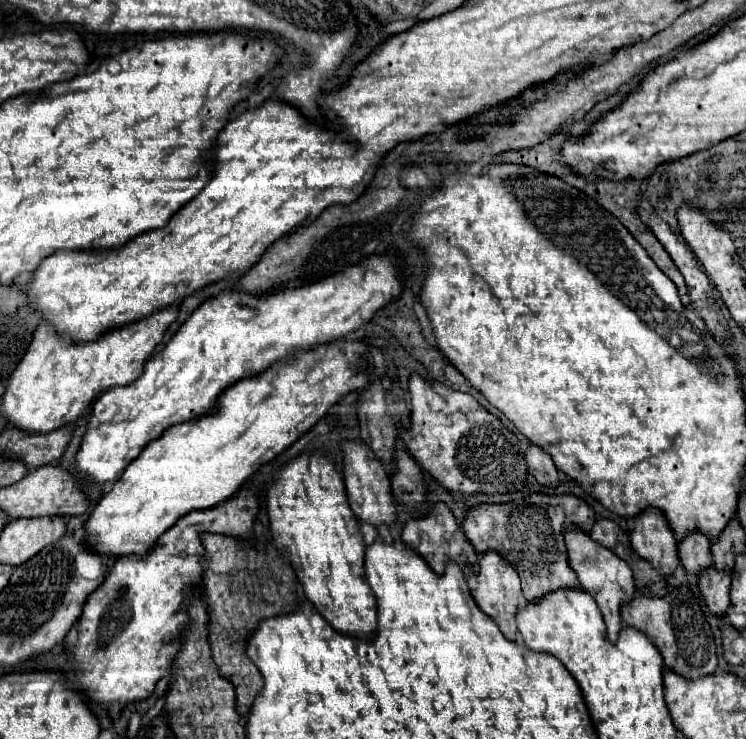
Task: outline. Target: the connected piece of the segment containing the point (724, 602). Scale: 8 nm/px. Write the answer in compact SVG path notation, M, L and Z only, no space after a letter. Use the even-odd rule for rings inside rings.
M708 568L704 574L700 574L698 586L708 610L714 616L724 616L730 604L730 576L718 572L716 568Z

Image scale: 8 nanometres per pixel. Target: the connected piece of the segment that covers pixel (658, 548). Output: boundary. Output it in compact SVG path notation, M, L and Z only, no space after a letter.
M646 510L634 518L634 532L630 534L632 548L640 558L648 560L660 576L672 576L680 566L676 536L670 532L666 518L660 510Z

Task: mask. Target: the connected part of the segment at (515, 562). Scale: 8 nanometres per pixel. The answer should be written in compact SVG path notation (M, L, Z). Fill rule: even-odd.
M548 496L548 506L542 506L542 500L540 500L540 506L516 506L516 504L482 504L482 506L476 506L472 508L466 518L464 518L464 532L466 532L466 538L470 540L470 544L474 546L474 550L478 554L484 554L484 552L498 552L508 564L512 564L522 580L522 592L524 592L524 598L526 602L534 602L534 600L540 600L542 596L554 592L554 590L560 590L560 588L576 588L578 586L578 580L576 580L576 574L572 572L570 564L568 564L568 554L566 554L566 546L564 546L564 528L568 530L570 524L574 522L574 528L580 528L582 532L590 532L594 522L596 522L596 516L594 516L594 510L580 498L576 496ZM566 510L574 510L574 518L566 514Z

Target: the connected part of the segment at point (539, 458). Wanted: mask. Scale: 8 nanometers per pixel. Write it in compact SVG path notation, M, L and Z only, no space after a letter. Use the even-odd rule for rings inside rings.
M528 446L524 458L528 460L528 470L530 474L542 484L542 486L558 486L560 480L558 480L558 470L552 462L552 458L540 450L538 446Z

